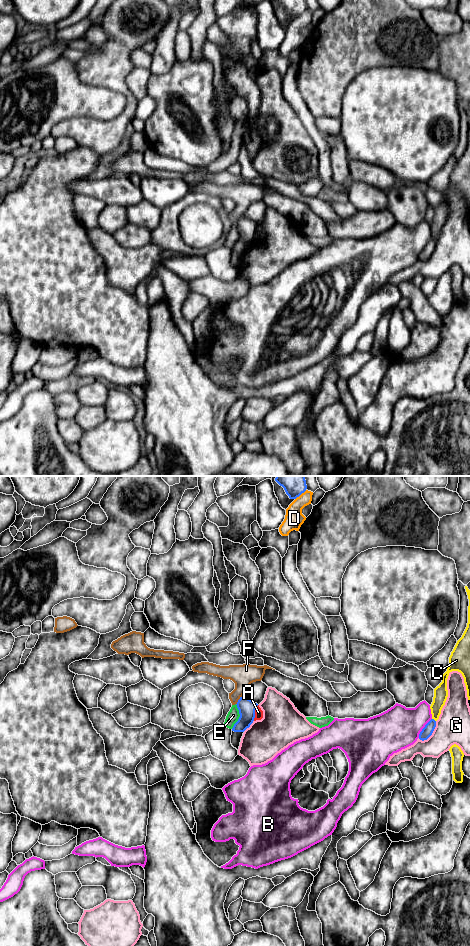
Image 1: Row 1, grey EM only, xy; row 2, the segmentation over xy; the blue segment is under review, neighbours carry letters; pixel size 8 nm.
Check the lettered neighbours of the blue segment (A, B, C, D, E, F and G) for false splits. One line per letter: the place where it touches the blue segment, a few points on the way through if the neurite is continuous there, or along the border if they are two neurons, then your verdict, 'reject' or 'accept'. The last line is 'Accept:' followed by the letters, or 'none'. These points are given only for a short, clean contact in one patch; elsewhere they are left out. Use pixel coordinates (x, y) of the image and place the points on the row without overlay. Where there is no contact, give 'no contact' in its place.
A: meets blue in xy at (254, 233); border along xy (258, 225), (253, 240); reject
B: meets blue in xy at (423, 248); reject
C: meets blue in xy at (434, 240); reject
D: meets blue in xy at (300, 14); reject
E: meets blue in xy at (240, 236); reject
F: meets blue in xy at (238, 220); reject
G: meets blue in xy at (432, 252); reject
Accept: none

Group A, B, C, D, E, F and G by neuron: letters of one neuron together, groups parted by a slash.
A / B / C / D / E / F / G

